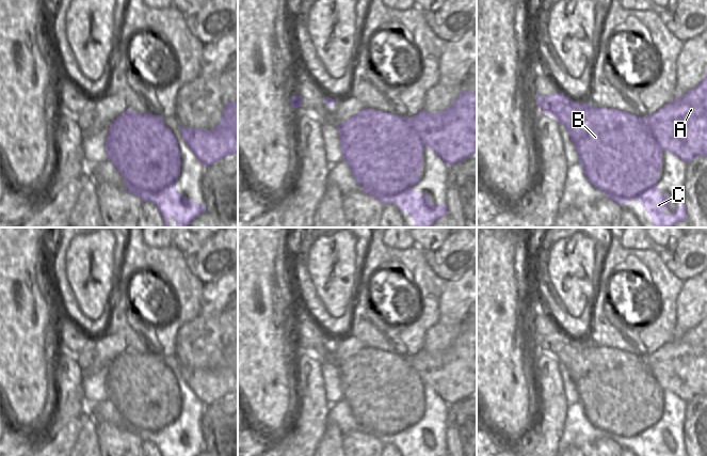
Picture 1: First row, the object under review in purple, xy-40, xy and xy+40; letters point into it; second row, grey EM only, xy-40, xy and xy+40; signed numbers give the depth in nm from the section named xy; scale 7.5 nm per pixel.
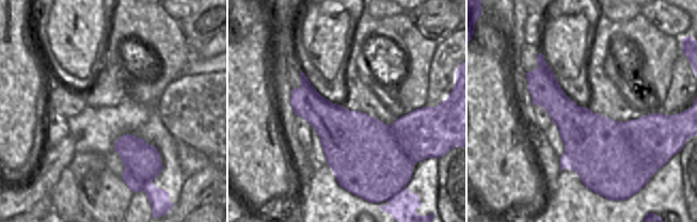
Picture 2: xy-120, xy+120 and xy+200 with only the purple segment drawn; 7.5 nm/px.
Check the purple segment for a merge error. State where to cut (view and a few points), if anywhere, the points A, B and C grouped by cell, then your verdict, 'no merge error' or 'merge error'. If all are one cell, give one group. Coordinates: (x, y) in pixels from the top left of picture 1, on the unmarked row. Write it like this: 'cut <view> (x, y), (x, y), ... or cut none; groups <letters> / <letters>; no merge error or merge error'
cut xy+40 (644, 357), (646, 365), (662, 388); groups A / B C; merge error

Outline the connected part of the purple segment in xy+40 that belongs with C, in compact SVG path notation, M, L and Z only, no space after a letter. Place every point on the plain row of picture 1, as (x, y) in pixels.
M560 330L546 336L536 334L536 343L543 352L555 357L566 366L588 420L594 427L601 429L607 438L620 444L638 439L650 456L687 456L685 444L678 445L672 453L664 452L671 443L666 433L661 435L661 429L656 426L658 411L662 407L662 388L647 366L645 357L638 357L618 348L592 346L588 342L574 341Z

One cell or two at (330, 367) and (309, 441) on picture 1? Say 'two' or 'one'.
two

